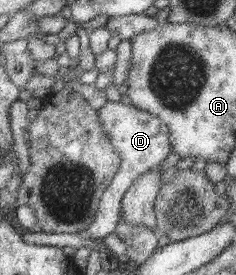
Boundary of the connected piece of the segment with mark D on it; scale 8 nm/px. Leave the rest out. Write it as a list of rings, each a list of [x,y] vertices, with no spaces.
[[[107,101],[101,107],[100,123],[104,131],[108,134],[109,140],[116,148],[116,152],[123,158],[120,171],[117,172],[111,186],[104,193],[104,199],[100,200],[100,208],[96,214],[96,219],[89,228],[85,228],[81,233],[85,238],[101,241],[115,231],[119,214],[121,213],[122,199],[133,182],[149,170],[159,167],[166,160],[171,152],[172,142],[169,134],[169,127],[160,117],[153,116],[152,113],[145,112],[133,105],[125,105],[121,101]]]

